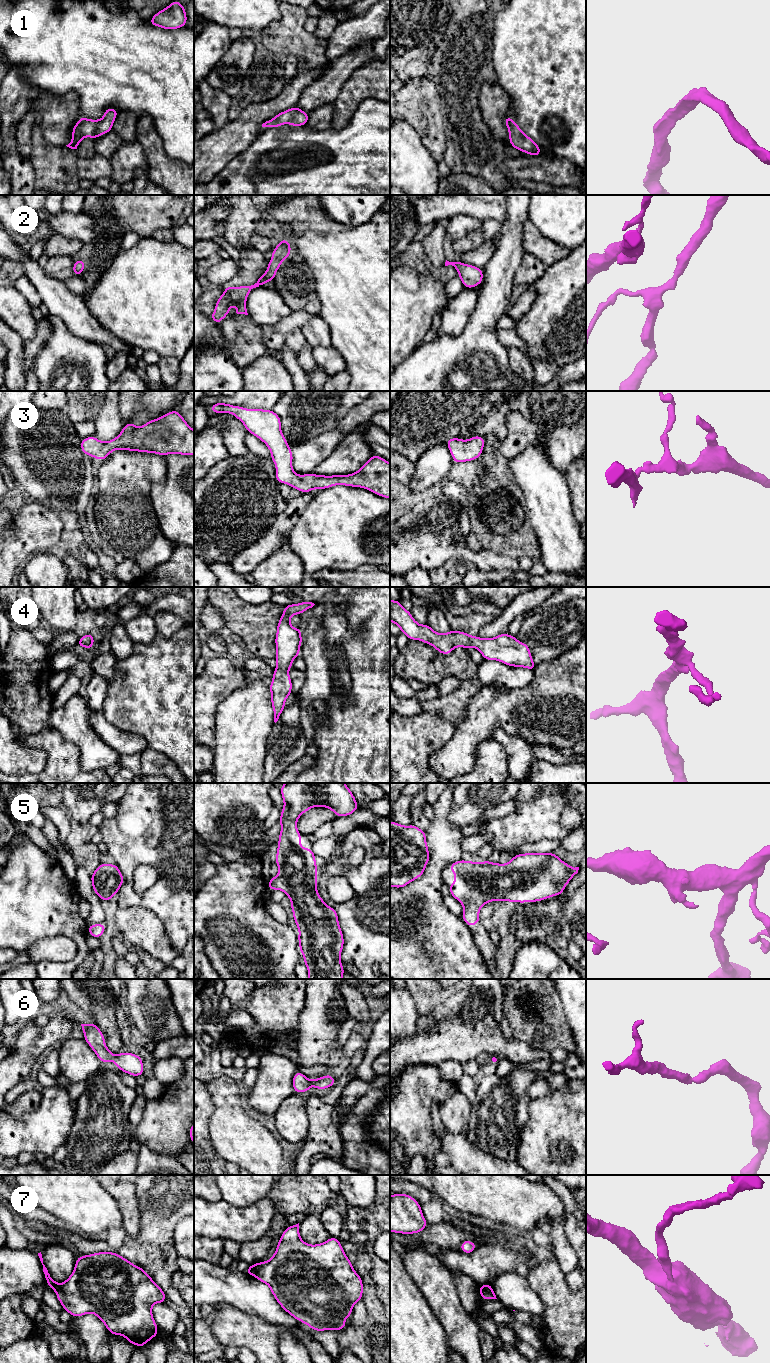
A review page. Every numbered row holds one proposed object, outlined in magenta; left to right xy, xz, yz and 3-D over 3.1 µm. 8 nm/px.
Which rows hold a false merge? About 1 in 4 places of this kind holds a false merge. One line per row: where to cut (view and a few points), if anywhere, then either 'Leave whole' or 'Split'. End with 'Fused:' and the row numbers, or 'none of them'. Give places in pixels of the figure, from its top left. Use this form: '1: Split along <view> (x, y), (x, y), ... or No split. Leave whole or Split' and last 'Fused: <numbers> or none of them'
1: No split. Leave whole
2: No split. Leave whole
3: No split. Leave whole
4: No split. Leave whole
5: No split. Leave whole
6: No split. Leave whole
7: Split along xz (254, 1265), (252, 1274). Split
Fused: 7

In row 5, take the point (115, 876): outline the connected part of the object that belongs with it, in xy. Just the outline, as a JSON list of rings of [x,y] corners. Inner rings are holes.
[[[101,863],[90,878],[94,892],[105,901],[110,901],[118,894],[124,883],[124,877],[116,864]]]

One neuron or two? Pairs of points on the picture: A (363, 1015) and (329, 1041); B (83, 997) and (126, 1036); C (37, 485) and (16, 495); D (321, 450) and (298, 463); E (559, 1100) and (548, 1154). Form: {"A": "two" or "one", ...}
{"A": "two", "B": "two", "C": "two", "D": "one", "E": "one"}

